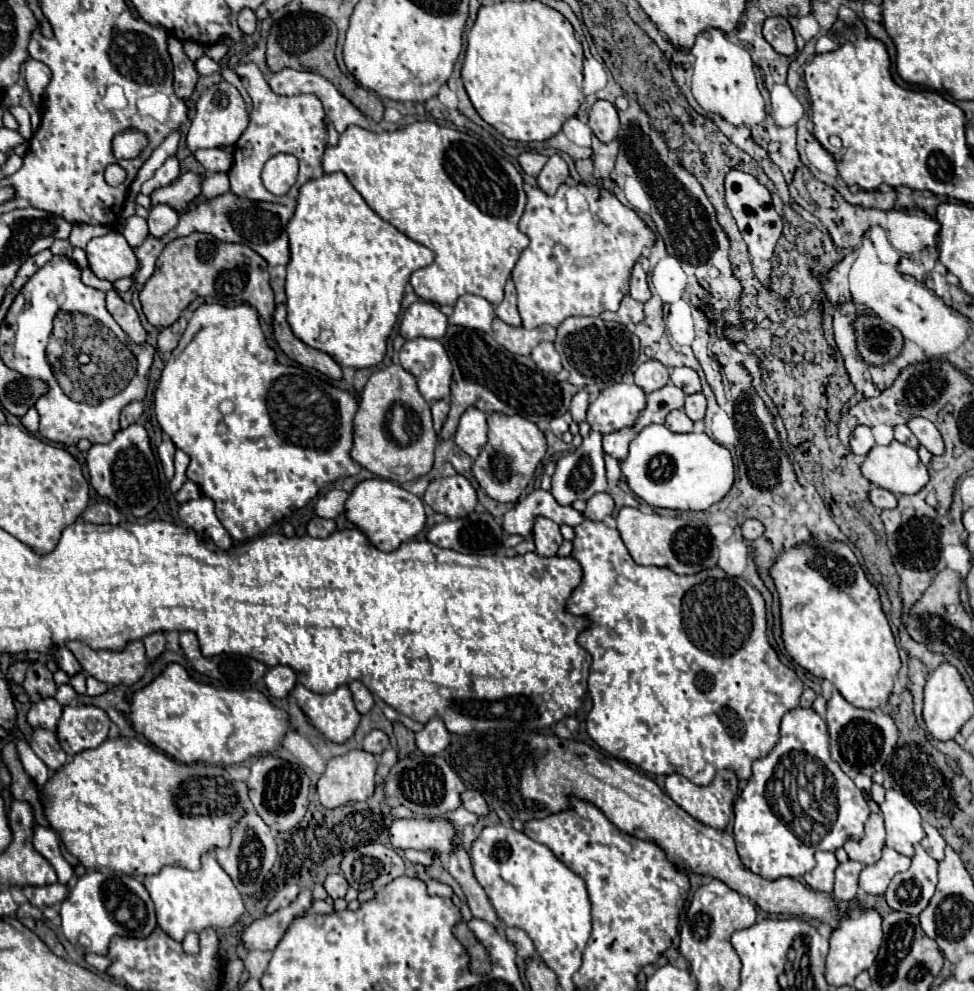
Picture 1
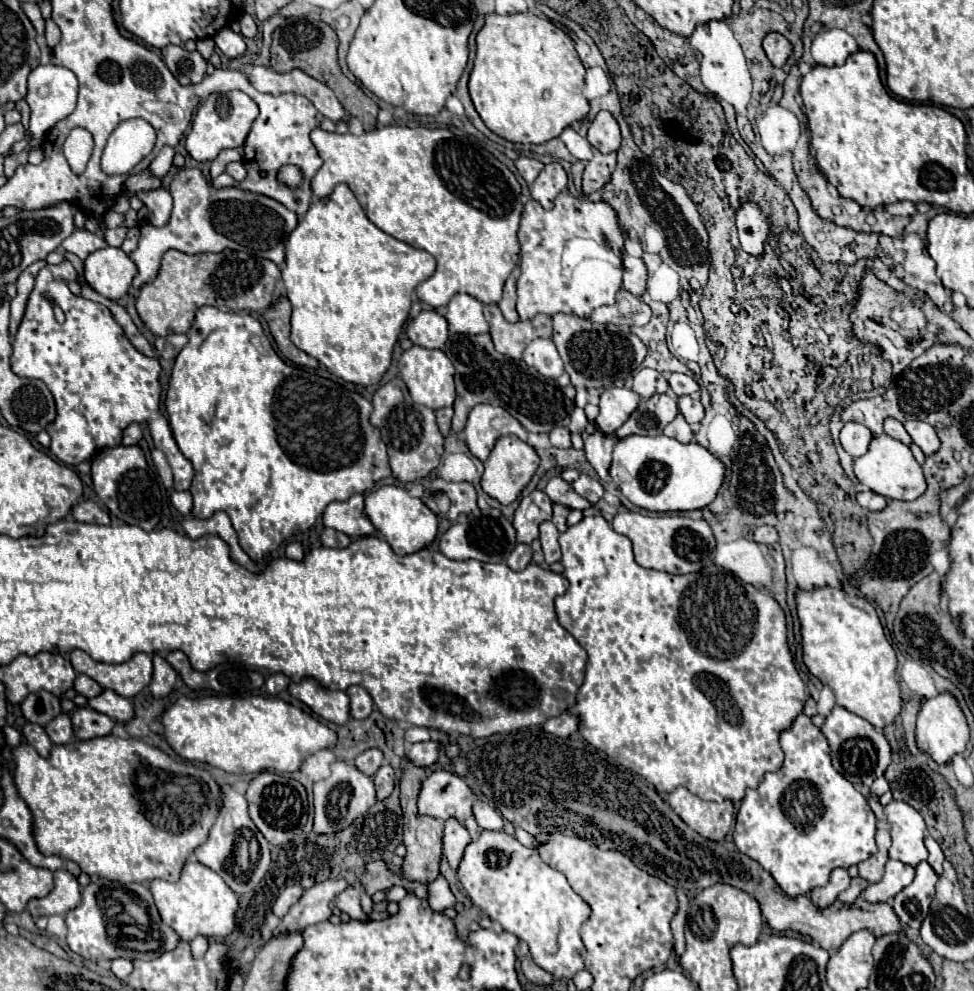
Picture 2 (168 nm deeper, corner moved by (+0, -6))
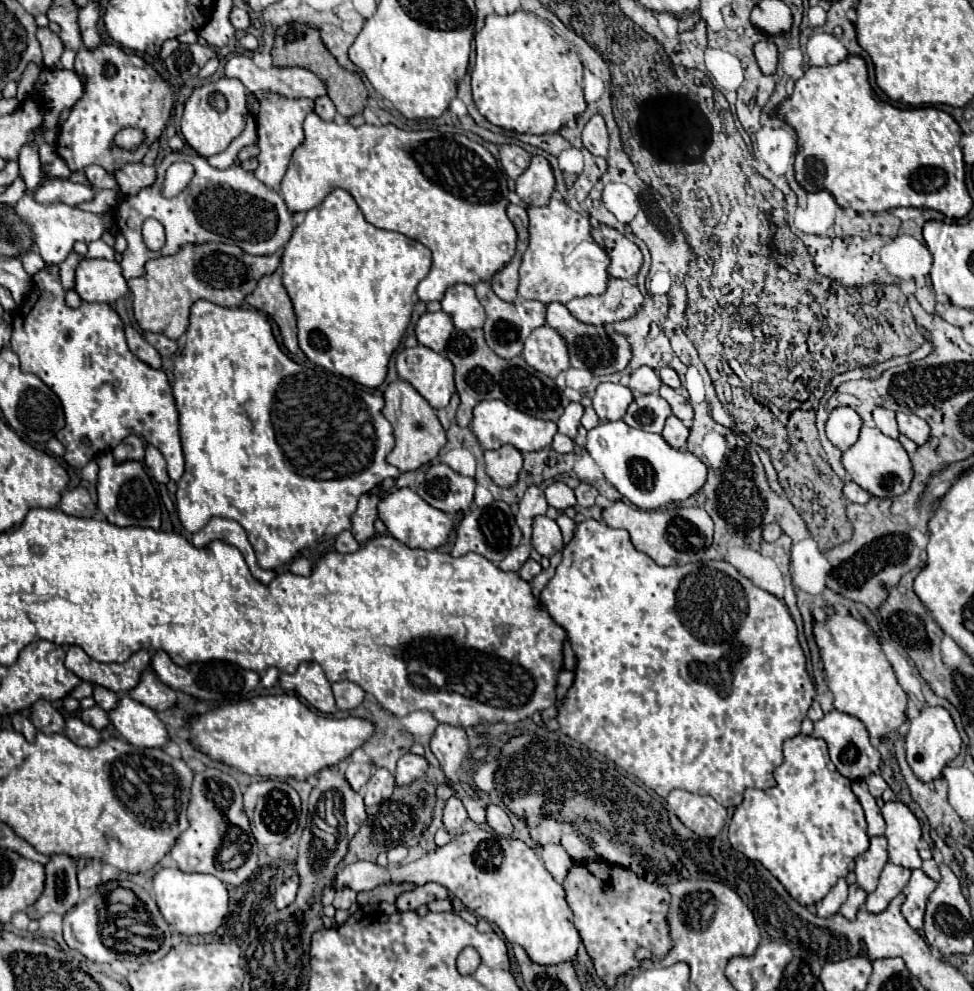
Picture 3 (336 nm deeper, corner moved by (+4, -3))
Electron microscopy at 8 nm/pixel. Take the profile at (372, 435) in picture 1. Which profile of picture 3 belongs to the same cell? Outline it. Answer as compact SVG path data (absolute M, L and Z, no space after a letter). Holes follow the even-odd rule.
M403 379L389 383L383 397L385 397L383 415L393 425L395 433L395 447L387 455L387 463L397 467L401 473L405 473L405 471L415 471L421 465L433 461L441 451L441 447L445 445L445 429L441 427L435 409Z

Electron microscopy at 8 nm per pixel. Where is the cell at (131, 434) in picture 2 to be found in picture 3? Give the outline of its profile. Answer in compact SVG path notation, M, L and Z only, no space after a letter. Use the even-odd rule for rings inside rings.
M131 435L131 437L125 437L115 449L113 449L113 457L115 461L141 461L143 459L143 443L137 435Z

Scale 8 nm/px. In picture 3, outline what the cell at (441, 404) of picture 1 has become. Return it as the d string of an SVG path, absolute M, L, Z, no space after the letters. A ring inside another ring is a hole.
M453 395L451 403L449 403L447 407L443 407L443 409L439 409L439 411L437 411L437 417L439 417L439 421L441 421L441 425L443 425L445 429L449 429L449 425L453 423L453 415L455 415L457 403L459 403L459 397L457 397L457 395Z

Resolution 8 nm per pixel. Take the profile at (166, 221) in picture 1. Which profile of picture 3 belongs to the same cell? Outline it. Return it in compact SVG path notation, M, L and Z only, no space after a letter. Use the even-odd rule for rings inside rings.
M135 163L135 165L125 165L123 169L119 169L115 173L115 179L117 179L117 185L121 185L123 195L133 197L141 189L151 187L157 179L157 173L155 173L155 167Z

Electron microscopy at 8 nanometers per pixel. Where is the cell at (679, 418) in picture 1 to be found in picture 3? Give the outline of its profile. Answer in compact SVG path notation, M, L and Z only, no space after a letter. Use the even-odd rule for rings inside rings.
M669 415L665 421L665 429L661 433L665 437L665 441L677 449L685 449L687 447L687 437L689 437L689 429L683 425L683 421L679 421L675 415Z

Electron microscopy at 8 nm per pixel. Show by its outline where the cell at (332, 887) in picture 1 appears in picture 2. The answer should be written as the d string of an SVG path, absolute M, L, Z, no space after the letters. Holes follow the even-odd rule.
M347 888L345 892L341 892L335 902L333 902L341 912L347 912L353 920L367 920L367 914L361 910L359 906L359 892L355 888Z

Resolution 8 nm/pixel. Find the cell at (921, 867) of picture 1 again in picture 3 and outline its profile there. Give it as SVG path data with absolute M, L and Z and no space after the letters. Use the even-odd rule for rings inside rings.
M921 869L911 871L911 879L905 887L905 903L901 905L901 913L913 929L923 927L925 903L935 887L937 887L937 883L931 877L927 877Z

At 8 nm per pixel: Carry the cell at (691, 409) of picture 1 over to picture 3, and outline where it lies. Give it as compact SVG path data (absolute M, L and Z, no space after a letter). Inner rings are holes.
M661 385L661 397L671 405L673 409L673 415L677 415L687 427L691 427L691 421L693 421L693 407L689 405L689 401L675 389L667 387L667 385Z

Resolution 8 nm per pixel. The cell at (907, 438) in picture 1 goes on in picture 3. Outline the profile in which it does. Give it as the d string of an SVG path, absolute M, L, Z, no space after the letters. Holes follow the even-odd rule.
M877 407L873 411L873 419L875 419L875 425L881 433L885 433L887 437L893 437L897 439L899 437L899 431L897 431L897 421L895 421L895 413L889 411L889 409L883 409L883 407Z

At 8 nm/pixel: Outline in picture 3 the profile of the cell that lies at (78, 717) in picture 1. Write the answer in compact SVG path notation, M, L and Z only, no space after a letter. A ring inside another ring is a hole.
M91 707L91 709L81 709L79 711L79 719L85 723L85 725L91 725L93 729L97 731L103 731L107 729L109 725L109 717L107 717L107 711L103 711L101 707Z

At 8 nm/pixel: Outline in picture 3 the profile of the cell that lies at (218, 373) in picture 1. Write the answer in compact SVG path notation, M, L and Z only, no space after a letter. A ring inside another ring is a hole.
M197 301L191 307L191 325L187 329L187 343L185 349L181 351L181 357L175 359L175 371L173 371L173 397L177 403L179 411L179 435L181 435L181 447L185 455L185 473L181 481L177 483L177 515L183 523L183 527L189 533L199 531L211 517L227 517L237 521L249 537L249 543L255 549L257 563L263 569L275 569L281 567L283 563L291 561L303 547L309 547L311 543L319 539L329 539L339 535L343 529L351 527L351 513L357 507L357 501L363 493L369 493L381 485L383 479L387 477L399 477L399 469L389 465L385 461L387 453L393 449L395 439L393 439L393 429L391 423L381 415L383 407L383 395L381 393L369 393L361 385L339 377L335 373L329 373L321 369L321 377L315 369L311 367L301 367L295 361L291 361L277 345L271 325L267 316L259 311L251 309L229 309L215 305L211 301Z

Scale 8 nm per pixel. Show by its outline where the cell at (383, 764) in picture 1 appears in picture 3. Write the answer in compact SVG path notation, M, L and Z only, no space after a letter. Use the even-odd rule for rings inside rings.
M377 769L371 779L367 781L365 789L363 789L363 799L365 805L375 805L379 801L385 801L387 797L391 797L395 787L395 777L387 771L387 769Z

